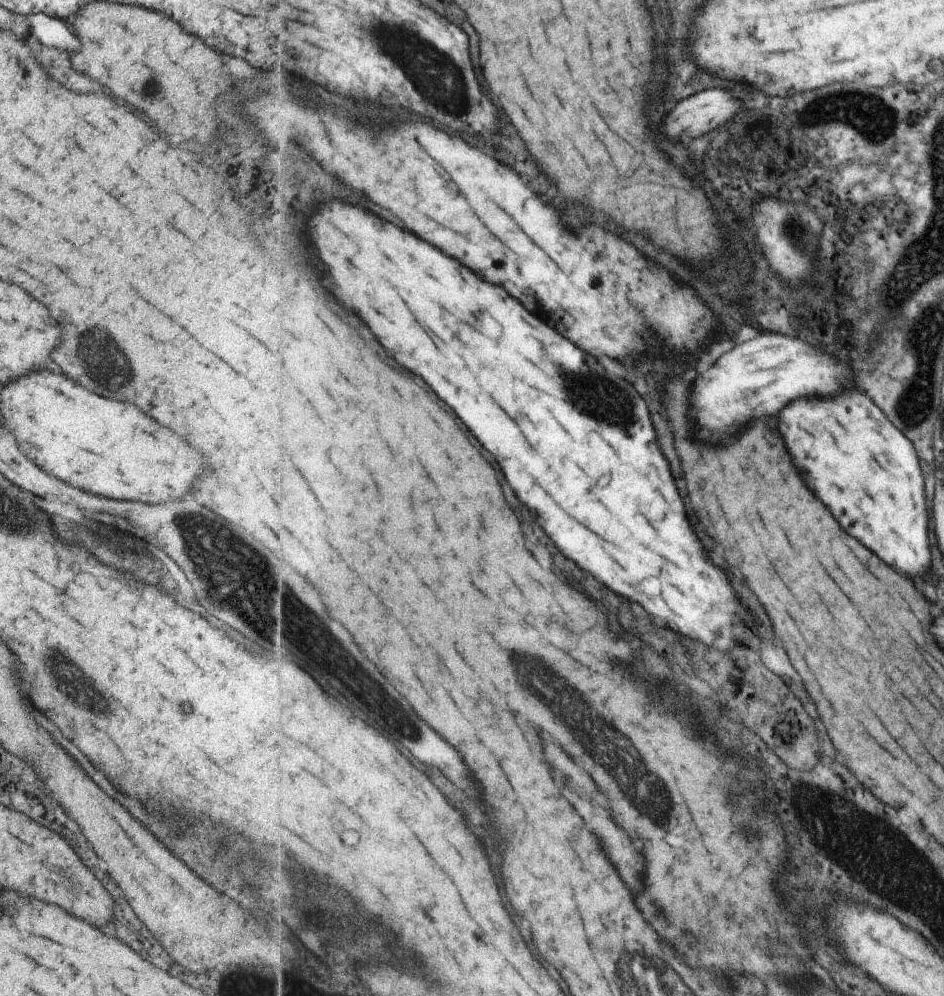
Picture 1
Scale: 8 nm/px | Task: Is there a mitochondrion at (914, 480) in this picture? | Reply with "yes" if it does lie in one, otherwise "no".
no

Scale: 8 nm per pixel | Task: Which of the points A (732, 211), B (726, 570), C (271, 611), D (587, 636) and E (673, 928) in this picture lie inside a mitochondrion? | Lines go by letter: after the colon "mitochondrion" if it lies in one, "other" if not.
A: other
B: other
C: mitochondrion
D: other
E: other

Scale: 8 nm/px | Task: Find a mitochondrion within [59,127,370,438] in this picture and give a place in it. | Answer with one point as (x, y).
(105, 363)

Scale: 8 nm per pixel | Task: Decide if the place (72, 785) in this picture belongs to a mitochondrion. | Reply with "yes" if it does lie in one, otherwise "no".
no

